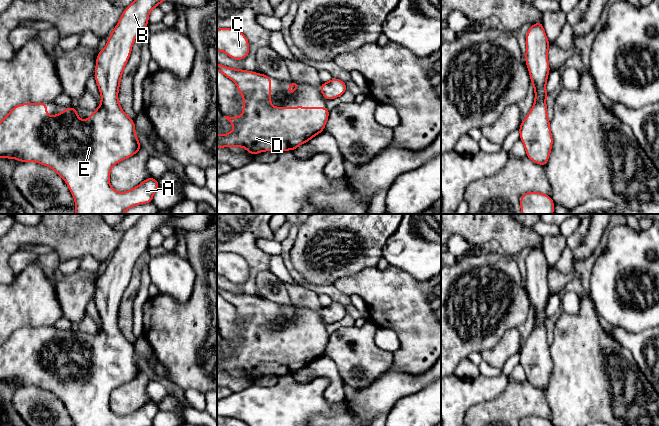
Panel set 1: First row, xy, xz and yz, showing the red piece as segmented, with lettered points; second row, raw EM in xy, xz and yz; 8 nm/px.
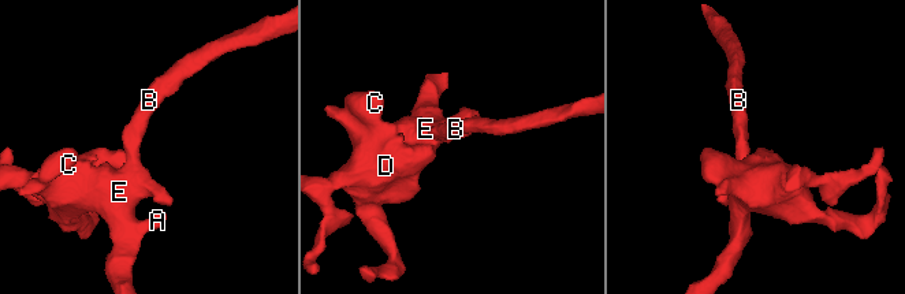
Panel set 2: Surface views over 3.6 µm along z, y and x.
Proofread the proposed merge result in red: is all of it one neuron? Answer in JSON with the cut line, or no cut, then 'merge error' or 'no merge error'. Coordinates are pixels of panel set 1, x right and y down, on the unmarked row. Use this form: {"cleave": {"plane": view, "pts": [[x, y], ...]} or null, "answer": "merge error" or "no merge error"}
{"cleave": null, "answer": "no merge error"}

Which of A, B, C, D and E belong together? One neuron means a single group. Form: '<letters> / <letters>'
A B C D E

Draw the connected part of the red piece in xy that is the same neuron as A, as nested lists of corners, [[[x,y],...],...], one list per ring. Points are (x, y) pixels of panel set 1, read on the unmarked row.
[[[143,214],[136,224],[124,233],[105,272],[97,278],[94,302],[101,318],[101,328],[87,344],[79,343],[75,331],[67,331],[63,336],[49,341],[47,326],[16,329],[0,345],[0,382],[18,383],[20,387],[36,386],[50,391],[66,406],[75,426],[152,426],[159,411],[157,403],[149,401],[127,416],[117,416],[111,411],[109,401],[111,392],[116,387],[143,373],[136,360],[134,343],[123,336],[118,325],[120,304],[137,259],[149,249],[149,237],[161,226],[166,226],[172,216],[174,214]]]

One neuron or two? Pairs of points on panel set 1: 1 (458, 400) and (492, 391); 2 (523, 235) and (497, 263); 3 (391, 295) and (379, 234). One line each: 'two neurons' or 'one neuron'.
1: one neuron
2: two neurons
3: two neurons

